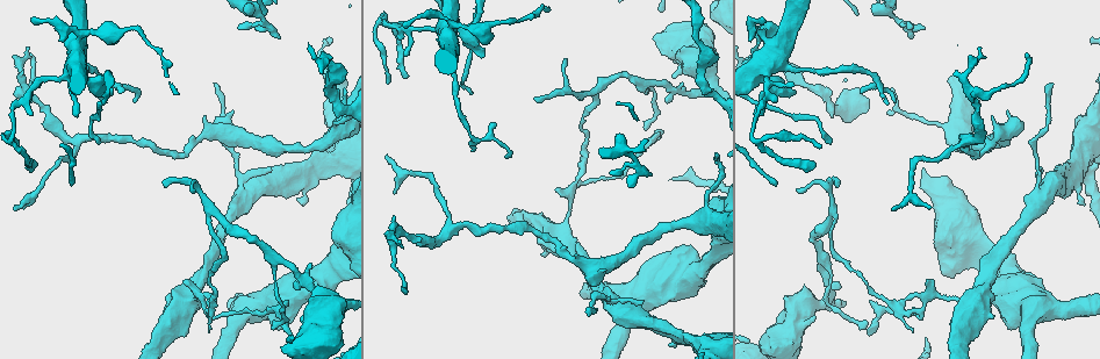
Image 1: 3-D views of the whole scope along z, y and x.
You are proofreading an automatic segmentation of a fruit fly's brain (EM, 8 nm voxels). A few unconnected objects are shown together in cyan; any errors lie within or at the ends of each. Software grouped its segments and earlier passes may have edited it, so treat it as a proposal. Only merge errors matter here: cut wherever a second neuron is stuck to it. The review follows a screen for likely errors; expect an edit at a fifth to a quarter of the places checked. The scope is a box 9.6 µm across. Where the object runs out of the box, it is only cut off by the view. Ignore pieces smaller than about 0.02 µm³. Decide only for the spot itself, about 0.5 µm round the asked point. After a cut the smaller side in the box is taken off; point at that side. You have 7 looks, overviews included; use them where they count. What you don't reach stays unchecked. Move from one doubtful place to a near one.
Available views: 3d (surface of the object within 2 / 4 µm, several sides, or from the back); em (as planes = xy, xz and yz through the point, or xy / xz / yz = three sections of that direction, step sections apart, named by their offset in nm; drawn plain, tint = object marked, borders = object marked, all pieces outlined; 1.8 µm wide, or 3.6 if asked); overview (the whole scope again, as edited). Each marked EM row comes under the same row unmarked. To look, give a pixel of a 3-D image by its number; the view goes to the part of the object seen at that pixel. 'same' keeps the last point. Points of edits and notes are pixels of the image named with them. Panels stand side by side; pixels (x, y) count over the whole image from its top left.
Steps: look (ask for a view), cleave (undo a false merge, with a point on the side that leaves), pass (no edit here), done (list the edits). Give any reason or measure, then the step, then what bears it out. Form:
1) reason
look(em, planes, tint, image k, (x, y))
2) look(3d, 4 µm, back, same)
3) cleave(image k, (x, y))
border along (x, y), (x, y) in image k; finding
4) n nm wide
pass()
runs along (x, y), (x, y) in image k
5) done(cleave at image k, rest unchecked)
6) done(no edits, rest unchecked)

side arm on a straight run
look(em, xy, step 16, tint, image 1, (586, 95))

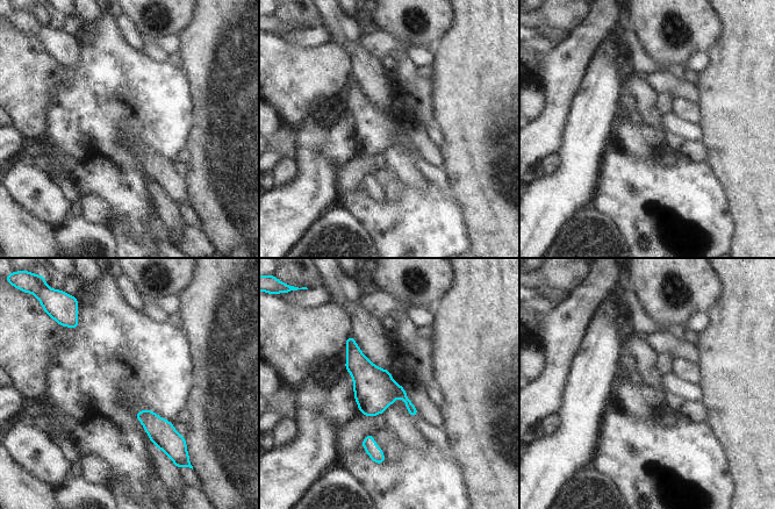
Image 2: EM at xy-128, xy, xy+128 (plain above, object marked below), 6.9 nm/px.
cut it another way
look(em, planes, tint, same)

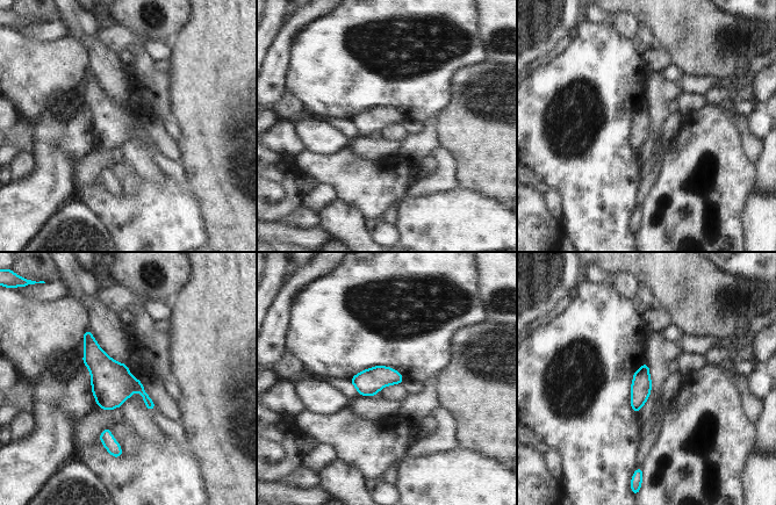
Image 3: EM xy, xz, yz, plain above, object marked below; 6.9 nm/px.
140 nm wide
pass()
all the same neuron

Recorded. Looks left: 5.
narrows sharply
look(3d, 2 µm, image 1, (212, 303))

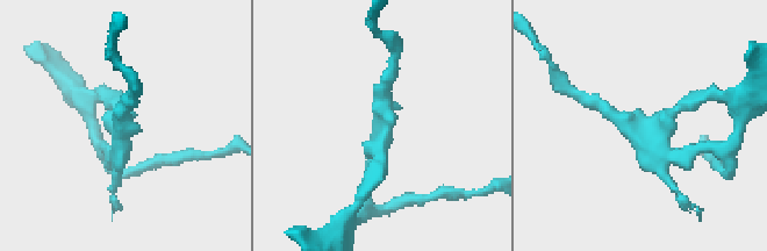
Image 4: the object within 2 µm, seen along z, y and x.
shape alone is not enough
look(em, planes, tint, image 4, (123, 124))

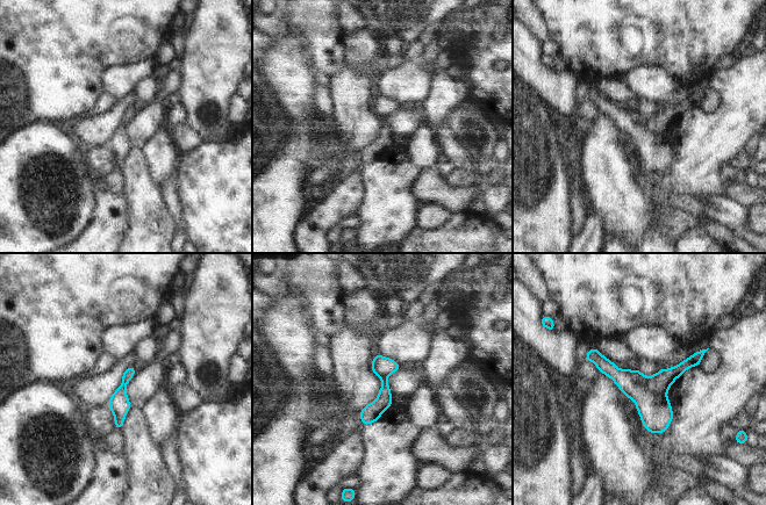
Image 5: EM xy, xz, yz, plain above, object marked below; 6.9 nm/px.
cleave(image 5, (659, 383))
a second neuron is stuck on

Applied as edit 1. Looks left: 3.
done(cleave at image 5, rest unchecked)

